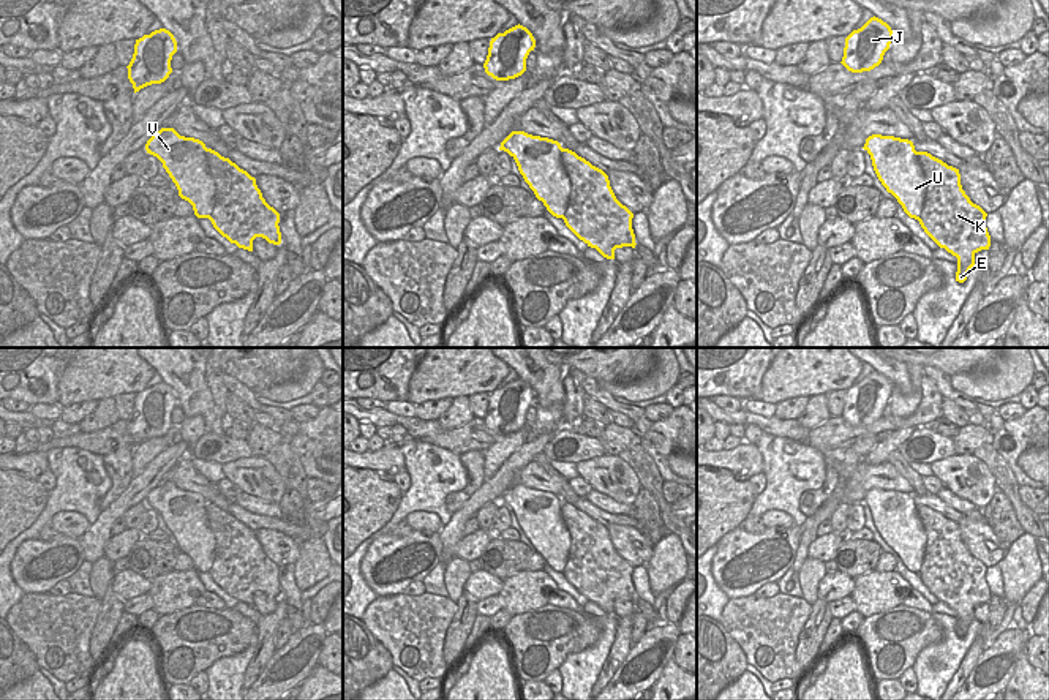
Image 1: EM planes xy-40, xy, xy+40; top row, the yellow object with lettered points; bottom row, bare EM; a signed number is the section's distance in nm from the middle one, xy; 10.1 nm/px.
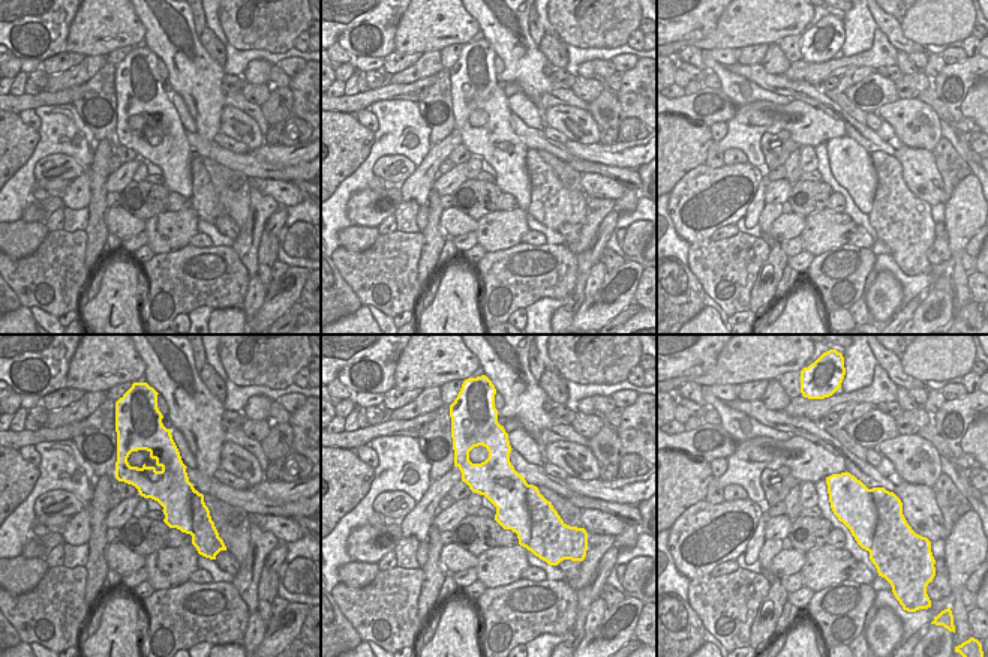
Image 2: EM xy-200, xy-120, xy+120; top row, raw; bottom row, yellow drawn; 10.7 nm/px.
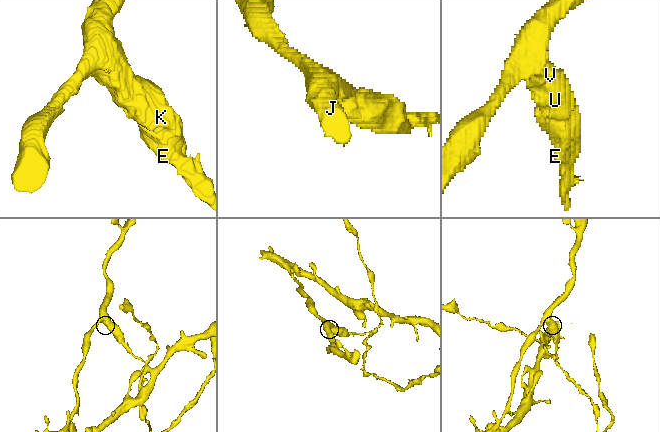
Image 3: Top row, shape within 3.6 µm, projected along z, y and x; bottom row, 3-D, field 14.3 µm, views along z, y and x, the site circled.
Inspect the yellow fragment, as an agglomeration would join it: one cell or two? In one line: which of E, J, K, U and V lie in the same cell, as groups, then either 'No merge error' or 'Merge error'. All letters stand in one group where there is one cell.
Groups: E K / J U V. Merge error

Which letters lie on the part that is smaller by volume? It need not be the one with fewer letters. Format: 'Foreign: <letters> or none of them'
Foreign: E, K

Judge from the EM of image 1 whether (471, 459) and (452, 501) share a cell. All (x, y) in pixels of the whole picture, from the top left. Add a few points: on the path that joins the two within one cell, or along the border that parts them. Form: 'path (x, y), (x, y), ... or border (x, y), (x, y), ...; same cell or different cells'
path (473, 470), (473, 485), (463, 495); same cell

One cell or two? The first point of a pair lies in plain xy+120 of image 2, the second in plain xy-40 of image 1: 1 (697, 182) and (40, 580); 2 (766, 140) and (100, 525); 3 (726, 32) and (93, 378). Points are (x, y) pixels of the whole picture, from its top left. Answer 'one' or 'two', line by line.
1: one
2: two
3: one

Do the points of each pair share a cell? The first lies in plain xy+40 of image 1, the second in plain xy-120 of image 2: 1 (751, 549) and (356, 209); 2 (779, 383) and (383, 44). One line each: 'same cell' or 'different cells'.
1: same cell
2: different cells

